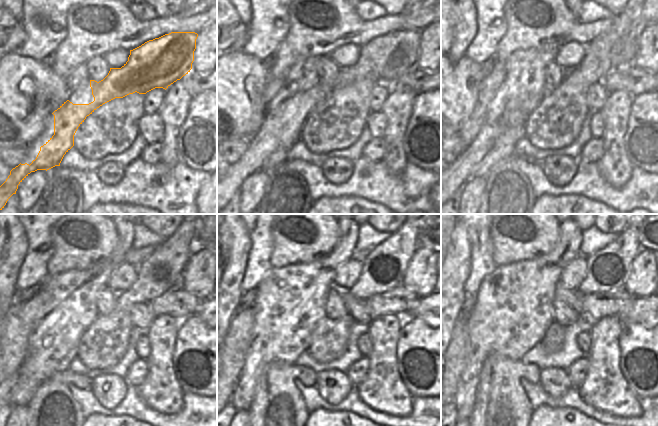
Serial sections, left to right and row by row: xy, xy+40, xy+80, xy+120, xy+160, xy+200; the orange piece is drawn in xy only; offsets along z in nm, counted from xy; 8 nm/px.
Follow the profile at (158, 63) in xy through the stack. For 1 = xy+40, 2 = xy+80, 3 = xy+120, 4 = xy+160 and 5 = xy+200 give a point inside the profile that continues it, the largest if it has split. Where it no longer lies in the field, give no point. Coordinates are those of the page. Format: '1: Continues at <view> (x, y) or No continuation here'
1: Continues at xy+40 (383, 60)
2: Continues at xy+80 (461, 171)
3: Continues at xy+120 (62, 357)
4: Continues at xy+160 (289, 355)
5: Continues at xy+200 (516, 352).

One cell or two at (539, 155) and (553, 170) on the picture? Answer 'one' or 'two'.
two

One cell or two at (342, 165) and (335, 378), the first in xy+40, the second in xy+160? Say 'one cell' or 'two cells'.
one cell

